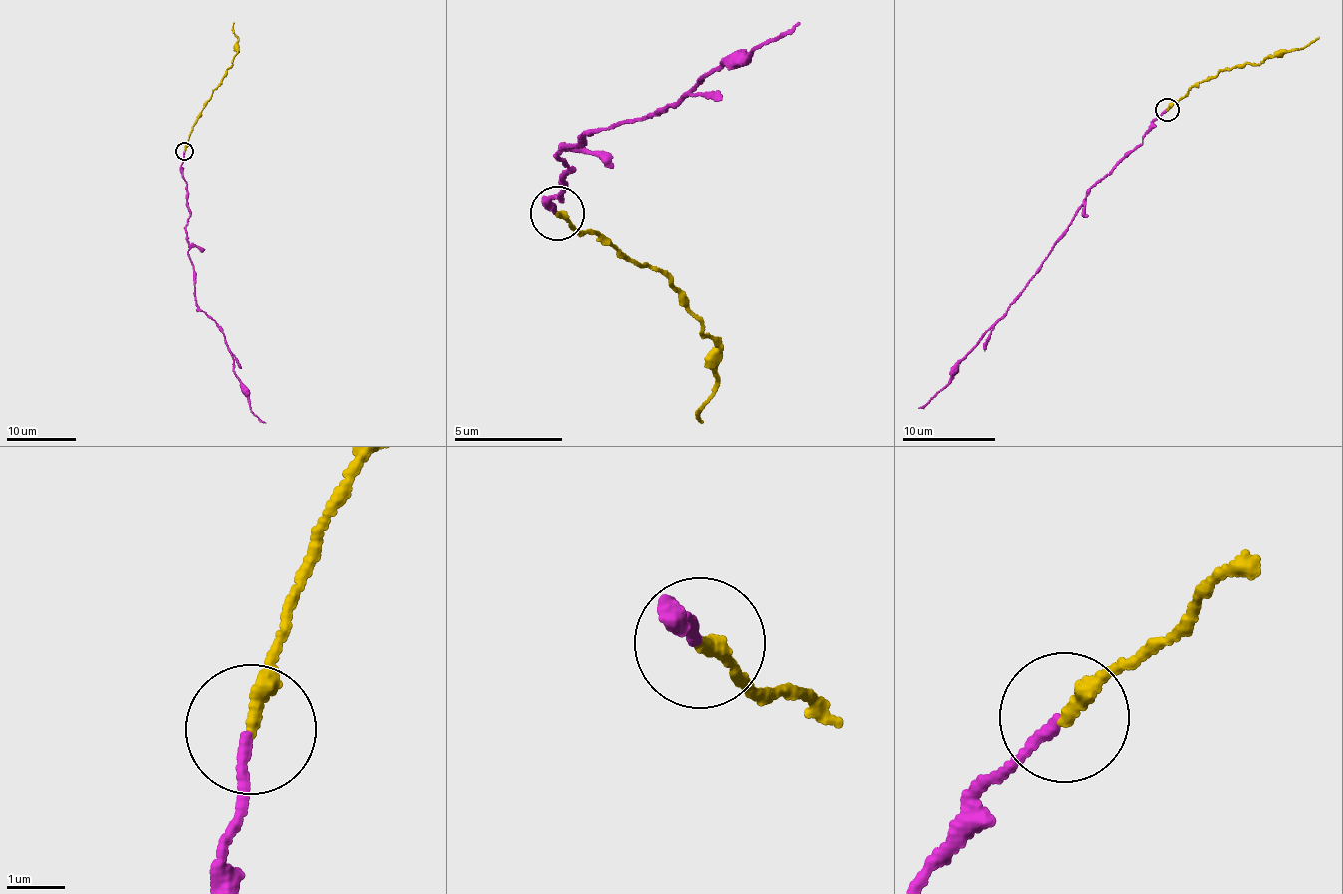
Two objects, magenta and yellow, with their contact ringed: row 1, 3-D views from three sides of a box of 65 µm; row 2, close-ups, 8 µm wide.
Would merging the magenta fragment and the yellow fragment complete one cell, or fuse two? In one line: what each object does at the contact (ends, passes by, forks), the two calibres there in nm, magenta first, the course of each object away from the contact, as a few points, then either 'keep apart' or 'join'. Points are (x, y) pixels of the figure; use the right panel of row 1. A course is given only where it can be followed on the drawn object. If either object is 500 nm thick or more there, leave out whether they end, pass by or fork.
magenta ends there; yellow ends there; 170 nm thick on the magenta side, 240 nm on the other; magenta runs (1165, 110), (1111, 173), (1095, 185), (1068, 230), (1009, 306), (941, 388), (918, 408); yellow runs (1168, 110), (1188, 90), (1229, 68), (1258, 63), (1267, 58), (1300, 50), (1319, 38); join

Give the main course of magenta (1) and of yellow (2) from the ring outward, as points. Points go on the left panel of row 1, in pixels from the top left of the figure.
1: (184, 152), (181, 174), (189, 215), (185, 232), (194, 300), (224, 334), (249, 408), (266, 423)
2: (184, 151), (192, 125), (236, 54), (238, 37), (234, 23)

